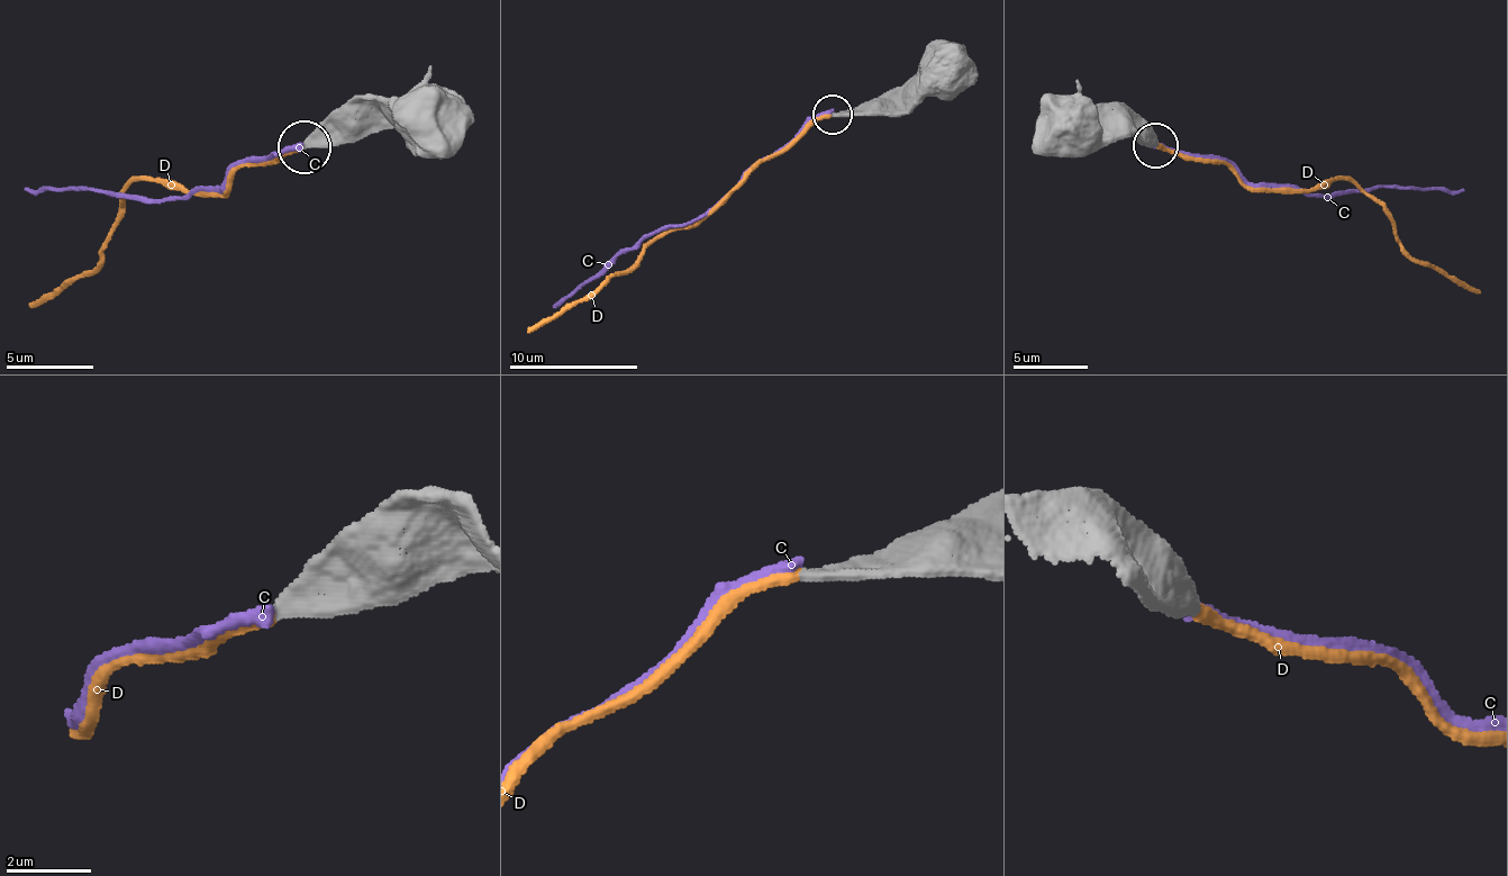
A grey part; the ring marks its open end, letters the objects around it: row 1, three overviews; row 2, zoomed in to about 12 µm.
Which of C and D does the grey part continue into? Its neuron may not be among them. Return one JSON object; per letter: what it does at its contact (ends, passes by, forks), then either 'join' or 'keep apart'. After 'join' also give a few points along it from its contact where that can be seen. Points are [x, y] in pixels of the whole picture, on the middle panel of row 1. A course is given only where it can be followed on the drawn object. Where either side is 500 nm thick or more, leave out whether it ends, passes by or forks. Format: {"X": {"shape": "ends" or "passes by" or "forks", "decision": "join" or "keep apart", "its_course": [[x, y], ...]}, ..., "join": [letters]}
{"C": {"shape": "ends", "decision": "keep apart"}, "D": {"shape": "ends", "decision": "join", "its_course": [[833, 115], [817, 118], [743, 178], [705, 216], [663, 233], [634, 264], [592, 295], [564, 305], [527, 332]]}, "join": ["D"]}

